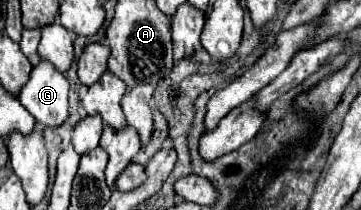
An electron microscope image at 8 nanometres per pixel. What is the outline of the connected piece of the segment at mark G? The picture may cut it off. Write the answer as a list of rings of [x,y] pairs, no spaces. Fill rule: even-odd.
[[[49,62],[33,66],[29,82],[19,94],[19,102],[47,128],[57,128],[69,118],[69,82]]]

